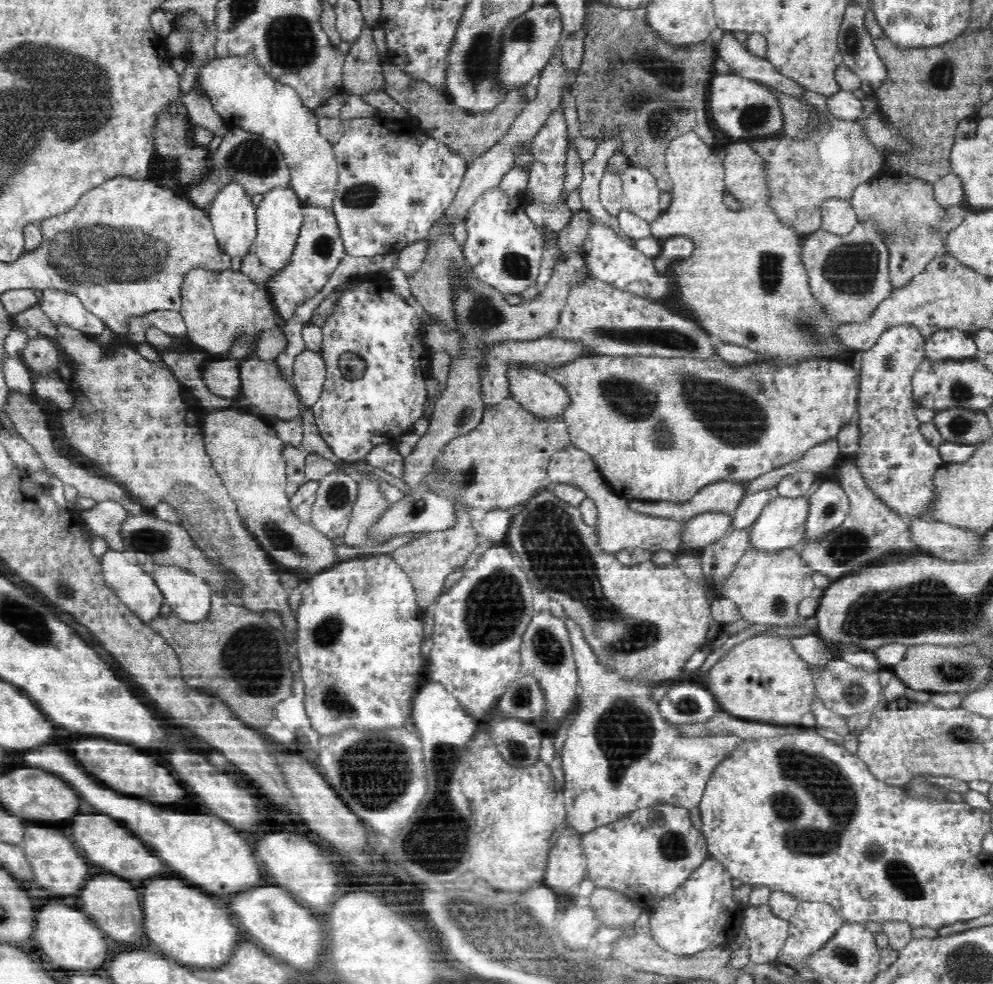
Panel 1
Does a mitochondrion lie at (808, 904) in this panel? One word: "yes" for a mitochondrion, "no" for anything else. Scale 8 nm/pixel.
no

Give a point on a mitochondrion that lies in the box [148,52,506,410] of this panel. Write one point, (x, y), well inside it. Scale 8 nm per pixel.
(253, 157)

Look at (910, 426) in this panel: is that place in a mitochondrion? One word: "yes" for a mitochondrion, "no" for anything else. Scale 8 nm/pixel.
no

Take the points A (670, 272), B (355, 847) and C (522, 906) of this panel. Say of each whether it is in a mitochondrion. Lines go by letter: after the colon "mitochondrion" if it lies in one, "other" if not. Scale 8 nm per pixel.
A: other
B: other
C: mitochondrion

